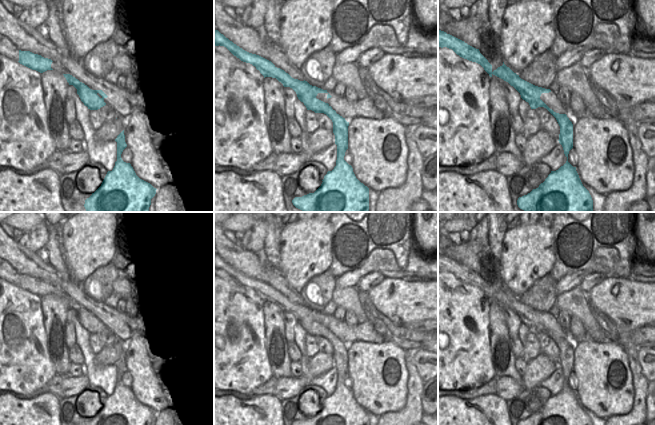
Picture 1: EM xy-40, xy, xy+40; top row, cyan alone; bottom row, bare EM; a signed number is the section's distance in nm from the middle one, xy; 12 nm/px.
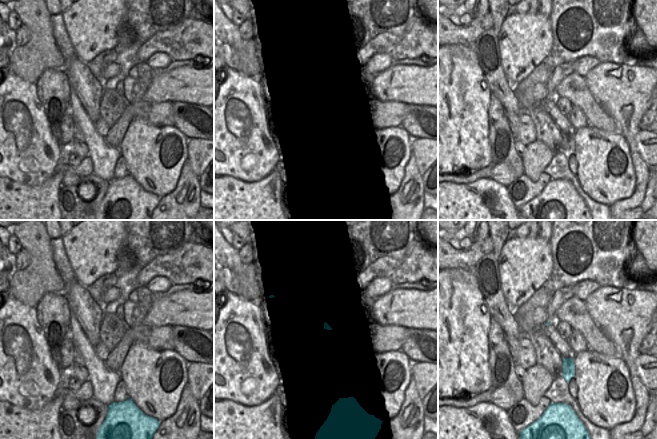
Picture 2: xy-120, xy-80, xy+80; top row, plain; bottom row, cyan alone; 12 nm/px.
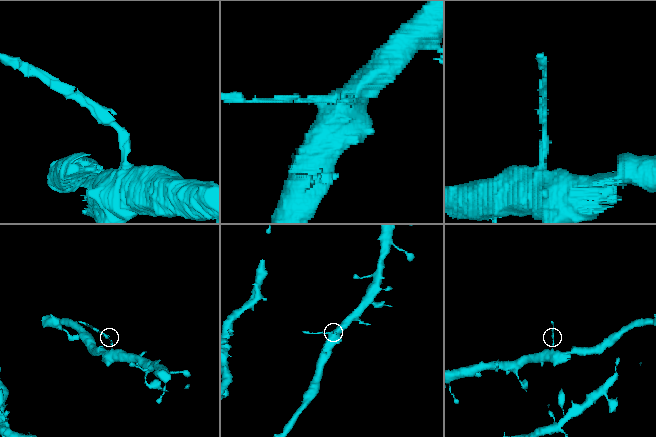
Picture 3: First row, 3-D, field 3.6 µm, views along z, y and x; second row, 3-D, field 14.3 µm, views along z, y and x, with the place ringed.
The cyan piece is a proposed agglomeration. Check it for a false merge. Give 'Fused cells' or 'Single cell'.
Single cell

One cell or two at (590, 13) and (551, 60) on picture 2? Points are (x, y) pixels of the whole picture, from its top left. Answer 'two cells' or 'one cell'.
one cell

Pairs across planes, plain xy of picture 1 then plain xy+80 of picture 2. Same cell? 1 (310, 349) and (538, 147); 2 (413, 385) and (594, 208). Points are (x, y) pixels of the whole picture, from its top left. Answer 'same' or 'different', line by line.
1: different
2: different

